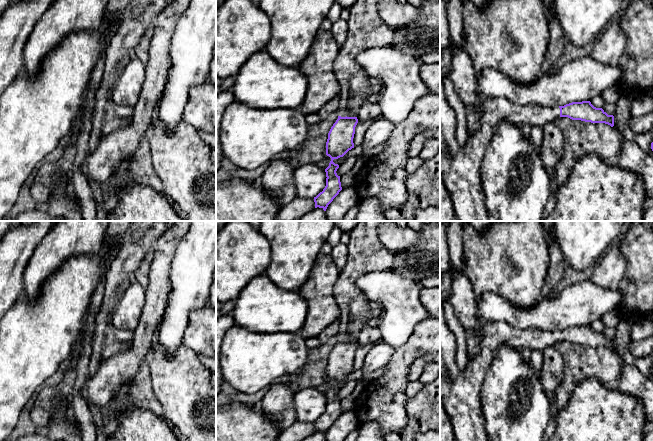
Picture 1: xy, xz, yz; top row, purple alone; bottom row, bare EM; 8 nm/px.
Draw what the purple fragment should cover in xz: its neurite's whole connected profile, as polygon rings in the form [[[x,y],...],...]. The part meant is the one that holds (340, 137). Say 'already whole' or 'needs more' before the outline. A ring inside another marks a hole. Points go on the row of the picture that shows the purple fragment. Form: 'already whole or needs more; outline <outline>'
needs more; outline [[[357,0],[350,8],[350,18],[348,20],[348,36],[344,44],[340,47],[339,54],[334,62],[333,71],[340,84],[340,107],[338,110],[338,119],[331,127],[328,133],[326,142],[326,155],[331,158],[329,166],[325,169],[326,186],[322,192],[314,197],[315,208],[319,207],[326,211],[328,205],[342,190],[340,176],[336,171],[339,168],[338,164],[333,162],[334,159],[343,157],[349,150],[354,148],[353,138],[355,127],[358,123],[357,115],[349,111],[349,78],[356,74],[361,68],[356,62],[356,57],[364,50],[373,47],[391,46],[394,39],[394,32],[379,15],[380,0]]]

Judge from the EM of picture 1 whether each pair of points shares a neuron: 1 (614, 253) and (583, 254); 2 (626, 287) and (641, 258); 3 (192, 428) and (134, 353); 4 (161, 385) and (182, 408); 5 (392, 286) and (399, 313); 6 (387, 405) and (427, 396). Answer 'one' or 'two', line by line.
1: two
2: one
3: two
4: one
5: one
6: two

